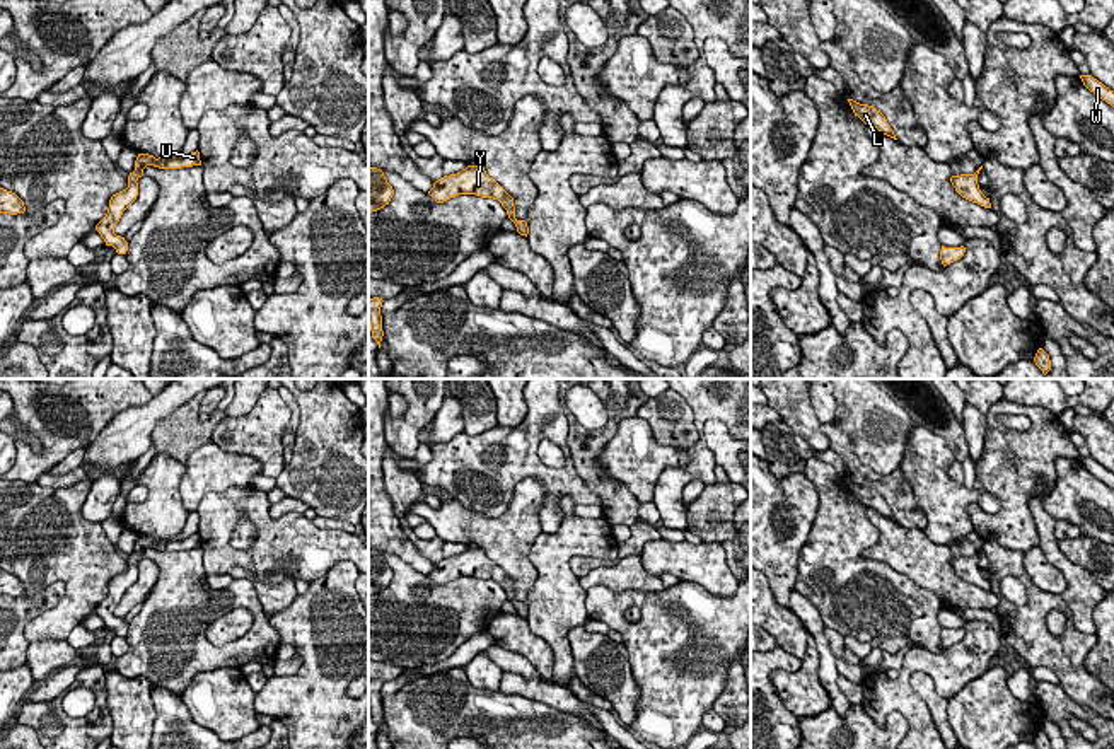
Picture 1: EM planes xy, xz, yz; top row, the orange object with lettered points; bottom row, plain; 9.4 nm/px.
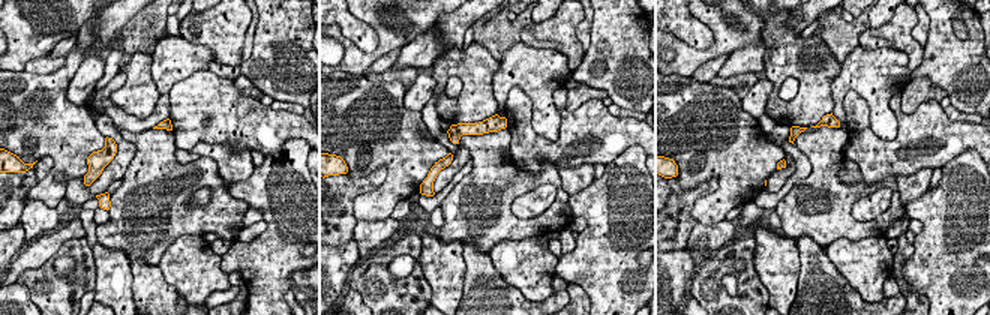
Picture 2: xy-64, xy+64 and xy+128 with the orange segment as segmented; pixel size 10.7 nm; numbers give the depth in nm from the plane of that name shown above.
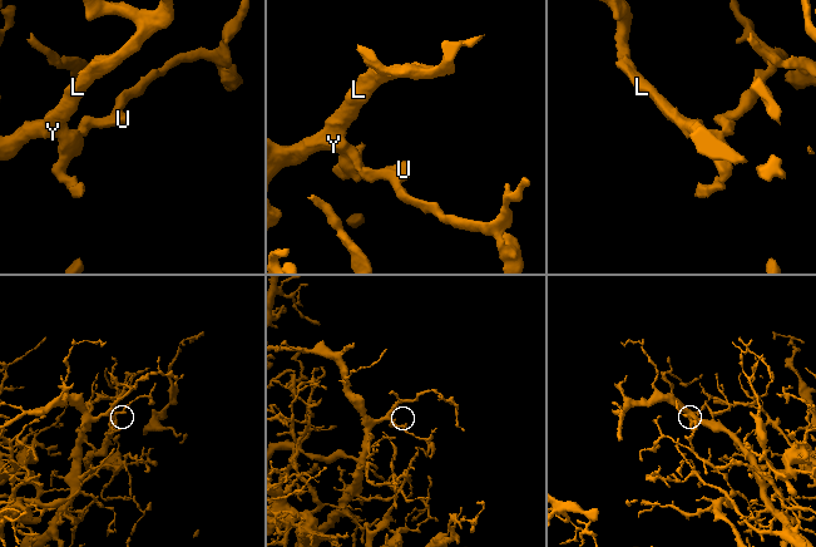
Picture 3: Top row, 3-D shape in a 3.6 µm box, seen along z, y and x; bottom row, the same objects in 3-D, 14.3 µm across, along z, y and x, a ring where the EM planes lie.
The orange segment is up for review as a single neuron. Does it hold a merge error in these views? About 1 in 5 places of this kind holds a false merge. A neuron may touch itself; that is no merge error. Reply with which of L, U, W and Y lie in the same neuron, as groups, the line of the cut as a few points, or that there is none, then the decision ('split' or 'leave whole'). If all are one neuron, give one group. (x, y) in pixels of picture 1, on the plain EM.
L U W Y; no cut; leave whole

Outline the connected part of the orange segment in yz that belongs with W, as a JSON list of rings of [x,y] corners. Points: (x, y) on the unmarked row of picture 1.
[[[1080,457],[1080,461],[1090,474],[1094,474],[1097,479],[1100,479],[1102,483],[1105,483],[1107,486],[1114,490],[1114,473],[1105,469],[1102,464],[1094,461],[1092,457]]]

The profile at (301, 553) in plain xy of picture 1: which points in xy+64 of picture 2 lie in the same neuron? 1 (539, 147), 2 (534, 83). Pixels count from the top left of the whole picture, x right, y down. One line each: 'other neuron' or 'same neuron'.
1: same neuron
2: other neuron

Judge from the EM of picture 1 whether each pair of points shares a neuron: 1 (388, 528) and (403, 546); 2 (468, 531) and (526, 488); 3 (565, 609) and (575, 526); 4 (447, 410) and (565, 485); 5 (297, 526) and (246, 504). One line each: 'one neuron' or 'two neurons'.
1: one neuron
2: one neuron
3: one neuron
4: two neurons
5: one neuron

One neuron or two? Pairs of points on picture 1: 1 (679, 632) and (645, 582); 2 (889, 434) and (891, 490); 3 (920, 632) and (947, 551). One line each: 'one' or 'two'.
1: two
2: two
3: two

